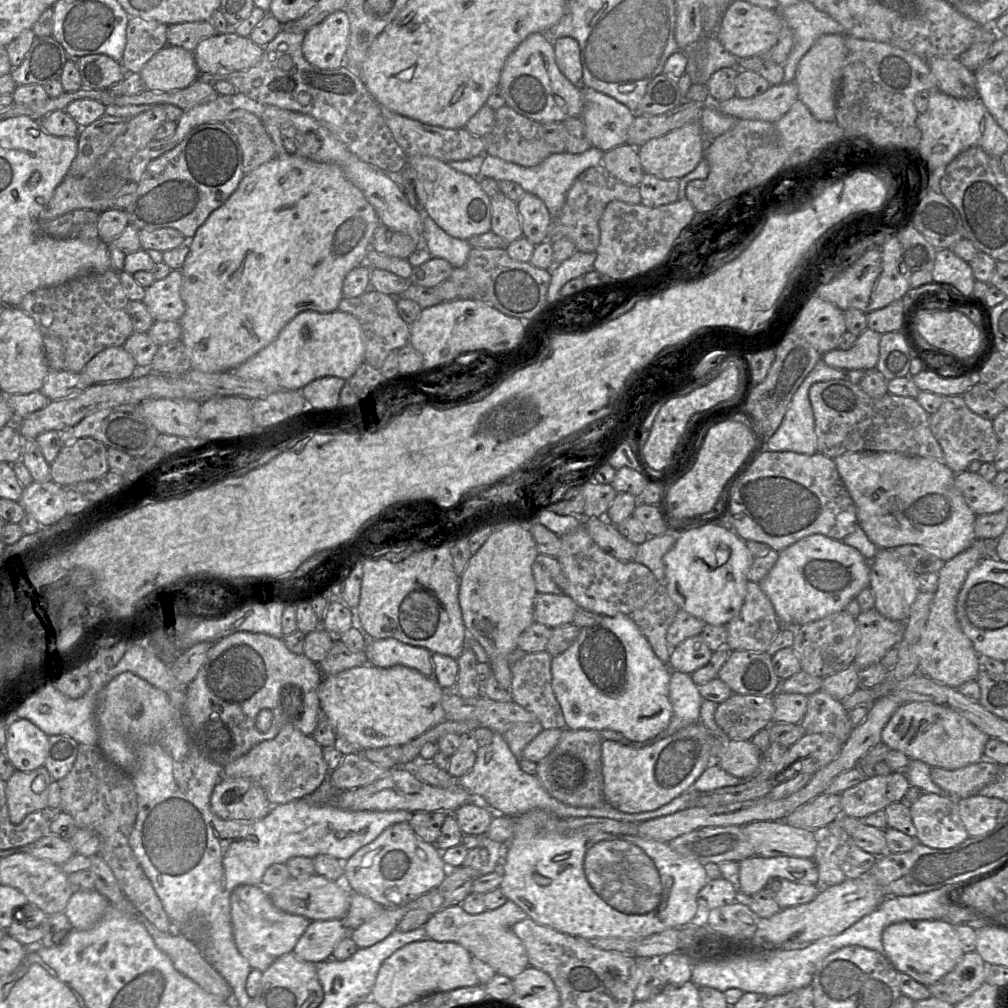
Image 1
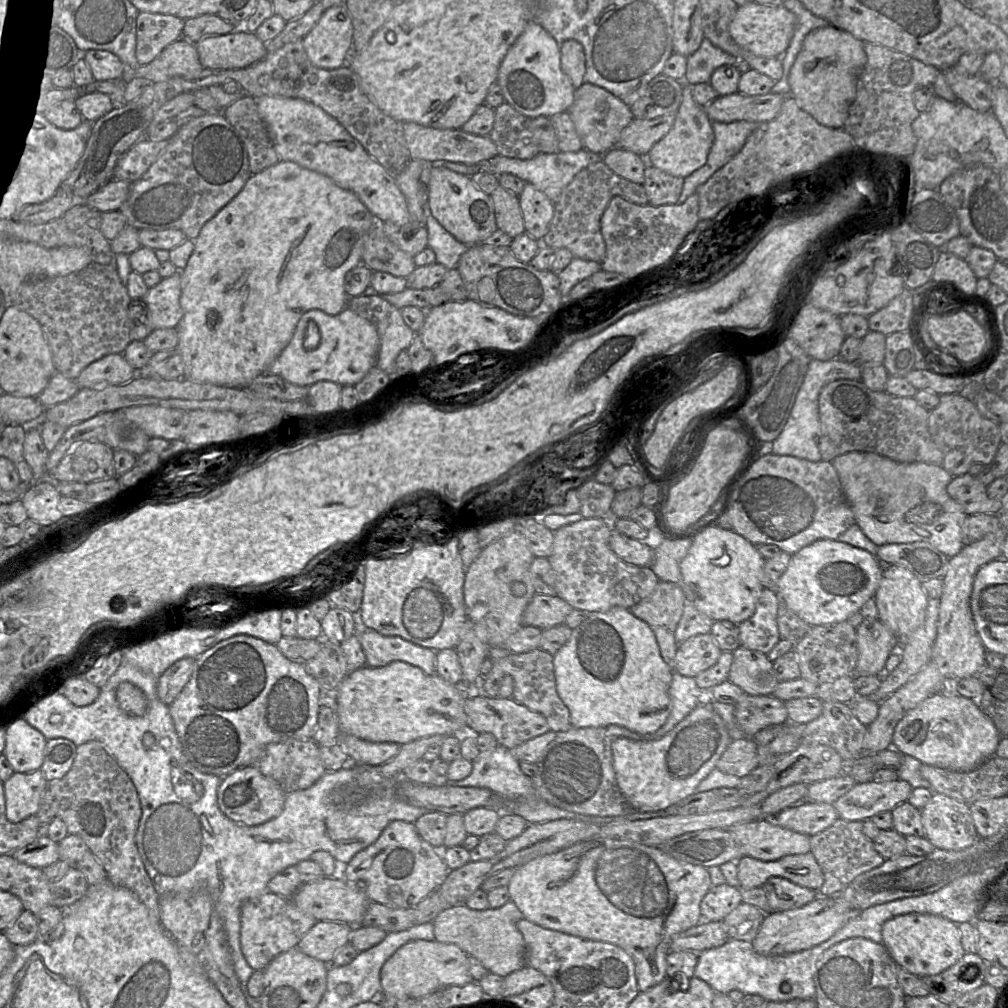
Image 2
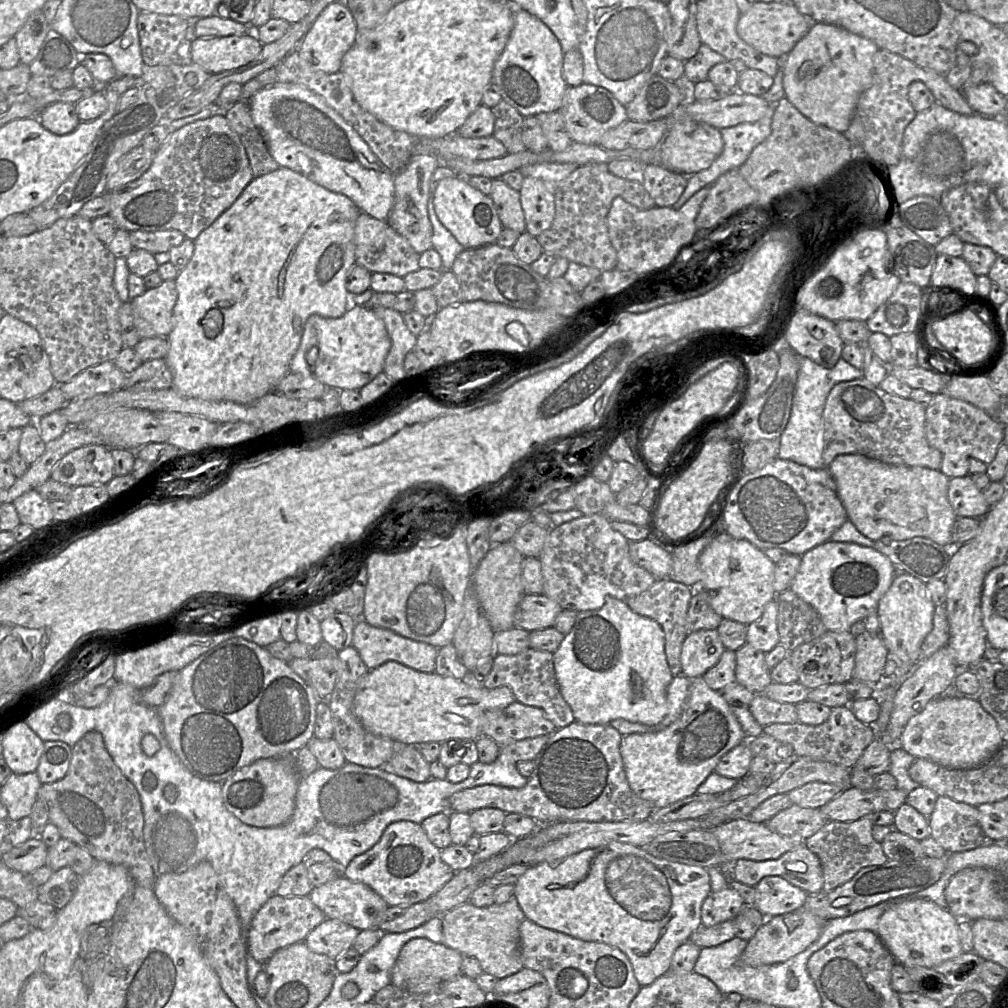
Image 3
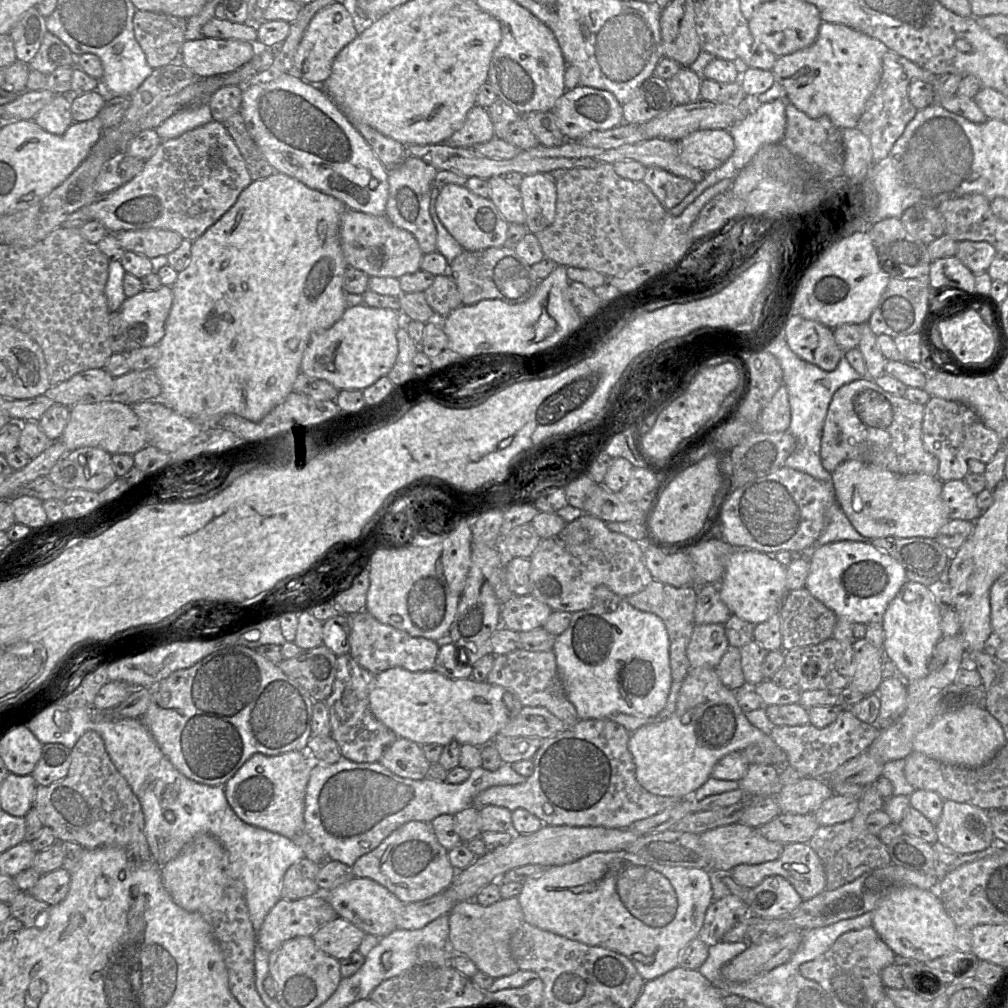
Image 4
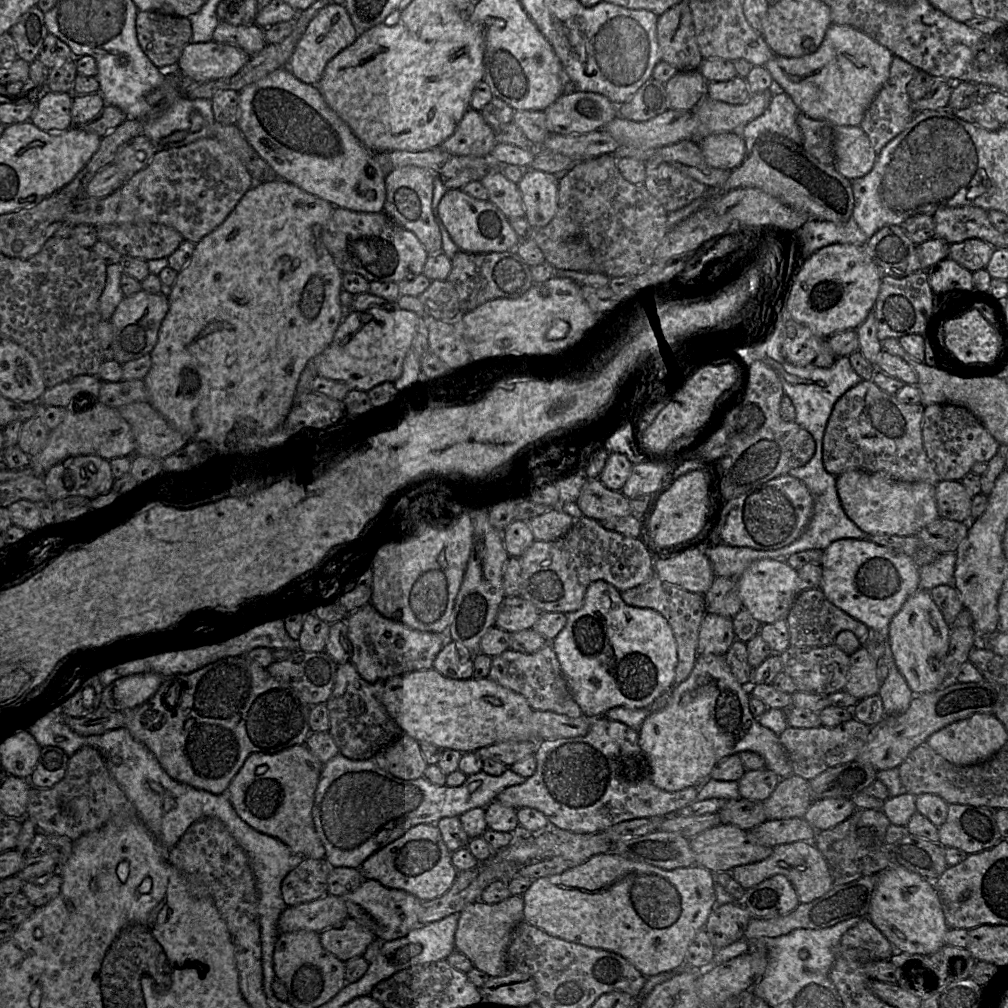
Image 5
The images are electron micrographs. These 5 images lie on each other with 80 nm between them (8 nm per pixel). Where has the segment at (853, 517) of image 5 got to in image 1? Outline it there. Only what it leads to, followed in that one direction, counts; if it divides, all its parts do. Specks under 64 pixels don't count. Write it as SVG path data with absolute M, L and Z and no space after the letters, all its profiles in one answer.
M860 451L842 454L834 461L856 506L859 526L879 549L919 545L945 562L975 541L977 515L956 489L956 473L943 460L892 451Z

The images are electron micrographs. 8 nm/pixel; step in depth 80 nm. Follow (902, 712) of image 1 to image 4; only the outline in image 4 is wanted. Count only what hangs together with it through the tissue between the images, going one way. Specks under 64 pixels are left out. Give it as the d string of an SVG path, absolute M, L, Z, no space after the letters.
M965 707L939 717L919 732L913 742L913 751L948 765L976 768L991 761L1006 743L1001 724L985 708Z

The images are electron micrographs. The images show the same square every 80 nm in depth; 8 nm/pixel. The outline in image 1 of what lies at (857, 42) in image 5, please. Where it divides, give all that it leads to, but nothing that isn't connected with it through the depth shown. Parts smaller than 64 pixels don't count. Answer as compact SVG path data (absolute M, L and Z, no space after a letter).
M828 34L818 38L798 64L794 83L799 100L819 121L835 121L837 92L846 56L845 36Z

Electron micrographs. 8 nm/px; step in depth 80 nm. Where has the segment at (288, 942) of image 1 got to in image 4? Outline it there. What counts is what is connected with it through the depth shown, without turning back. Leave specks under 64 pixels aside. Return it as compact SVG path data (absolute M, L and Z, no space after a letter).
M318 894L298 900L281 898L266 915L256 937L256 943L271 953L283 942L298 936L311 936L324 924L338 917L336 911L324 895Z

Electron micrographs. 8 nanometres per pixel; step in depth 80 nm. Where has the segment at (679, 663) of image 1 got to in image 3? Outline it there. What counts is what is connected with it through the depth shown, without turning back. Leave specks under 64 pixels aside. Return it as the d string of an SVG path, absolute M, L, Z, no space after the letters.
M716 629L698 630L688 634L682 644L682 674L693 680L717 664L725 651Z

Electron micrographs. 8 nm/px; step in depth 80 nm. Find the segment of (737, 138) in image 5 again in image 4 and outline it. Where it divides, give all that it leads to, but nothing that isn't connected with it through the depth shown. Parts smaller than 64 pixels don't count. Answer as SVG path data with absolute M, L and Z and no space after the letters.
M728 130L695 131L677 141L681 160L704 172L724 164L734 151L734 140Z

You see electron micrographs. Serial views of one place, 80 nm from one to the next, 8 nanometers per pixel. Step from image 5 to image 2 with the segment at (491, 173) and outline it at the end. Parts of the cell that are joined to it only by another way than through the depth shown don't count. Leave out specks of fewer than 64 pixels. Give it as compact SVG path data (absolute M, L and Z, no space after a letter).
M500 185L490 197L494 204L497 228L513 239L525 233L519 197Z

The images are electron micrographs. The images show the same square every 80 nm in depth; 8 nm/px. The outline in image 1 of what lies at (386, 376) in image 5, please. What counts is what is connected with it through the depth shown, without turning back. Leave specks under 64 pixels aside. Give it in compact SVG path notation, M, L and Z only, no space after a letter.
M303 311L293 317L278 336L252 358L225 371L243 379L268 383L278 390L302 390L310 382L334 376L348 380L364 362L364 335L359 321L350 313Z

